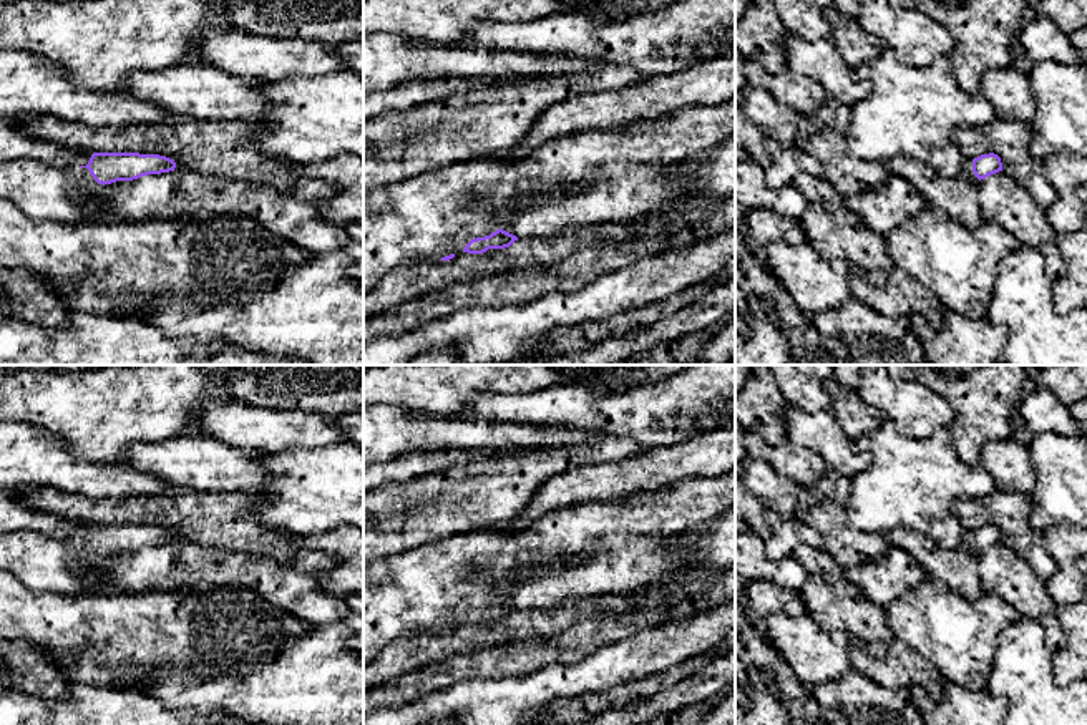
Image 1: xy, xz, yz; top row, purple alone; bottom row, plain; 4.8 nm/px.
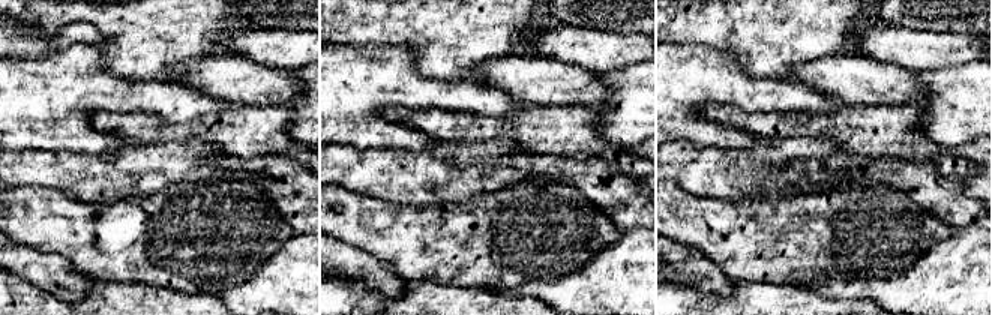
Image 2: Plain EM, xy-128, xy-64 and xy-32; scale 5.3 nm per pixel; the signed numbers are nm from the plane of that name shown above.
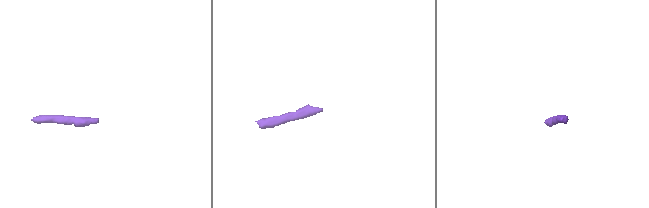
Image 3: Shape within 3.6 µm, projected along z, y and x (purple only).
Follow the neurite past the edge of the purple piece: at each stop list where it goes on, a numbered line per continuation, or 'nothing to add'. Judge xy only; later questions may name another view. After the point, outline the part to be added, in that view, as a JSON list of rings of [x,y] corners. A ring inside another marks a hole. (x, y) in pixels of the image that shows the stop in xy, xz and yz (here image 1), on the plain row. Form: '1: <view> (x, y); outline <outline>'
1: xy (42, 563); outline [[[28,531],[0,534],[0,572],[12,574],[35,592],[116,592],[116,586],[106,577],[103,561],[86,539],[60,539]]]

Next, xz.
1: xz (621, 546); outline [[[735,470],[717,478],[690,478],[679,484],[654,491],[637,493],[624,501],[617,503],[591,503],[574,509],[553,511],[539,518],[531,528],[524,531],[503,531],[503,529],[475,529],[448,538],[435,539],[431,544],[413,546],[408,551],[393,552],[385,557],[363,562],[363,665],[370,664],[393,639],[402,637],[407,632],[440,632],[445,627],[463,624],[465,617],[476,609],[490,607],[491,604],[503,601],[518,611],[553,611],[563,604],[576,604],[582,599],[594,599],[606,594],[619,594],[626,591],[636,591],[662,581],[667,574],[680,569],[687,564],[689,554],[684,551],[672,551],[670,544],[679,538],[692,538],[705,533],[712,521],[722,516],[735,504]]]

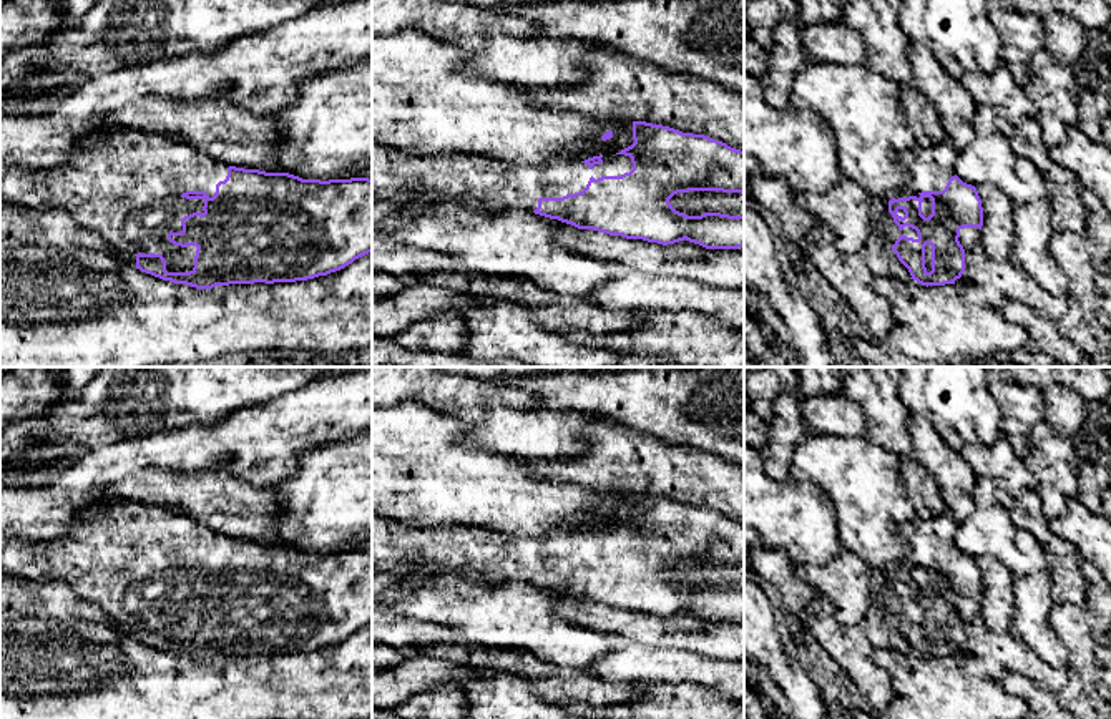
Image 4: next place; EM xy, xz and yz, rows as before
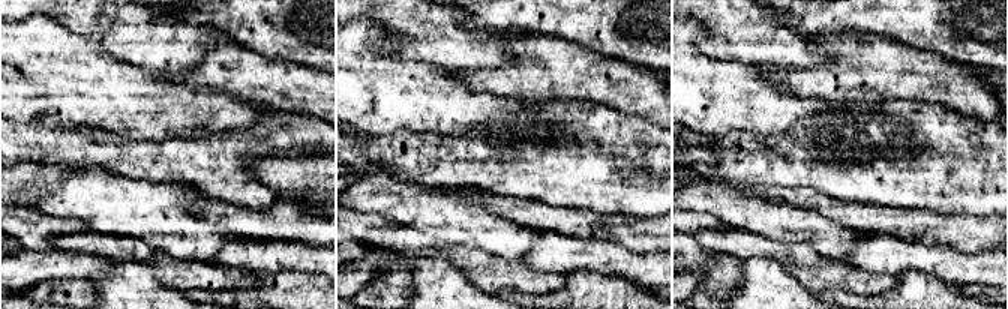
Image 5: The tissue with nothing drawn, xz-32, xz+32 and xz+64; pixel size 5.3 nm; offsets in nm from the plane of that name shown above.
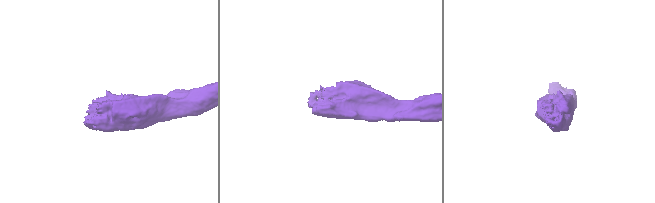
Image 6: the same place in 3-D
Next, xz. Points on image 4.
1: xz (477, 553); outline [[[372,513],[372,565],[379,568],[399,565],[435,568],[443,575],[455,575],[470,581],[535,583],[540,570],[563,570],[581,565],[591,548],[595,551],[621,548],[633,541],[631,530],[624,526],[603,528],[601,531],[593,540],[581,533],[555,533],[551,536],[528,538],[477,525],[420,528]]]

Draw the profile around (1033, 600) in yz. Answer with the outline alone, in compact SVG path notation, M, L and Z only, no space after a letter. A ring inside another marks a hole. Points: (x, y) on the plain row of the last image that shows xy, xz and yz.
M1040 575L1015 578L1015 616L1011 631L1046 664L1056 669L1069 668L1069 653L1050 624L1053 606L1051 576Z

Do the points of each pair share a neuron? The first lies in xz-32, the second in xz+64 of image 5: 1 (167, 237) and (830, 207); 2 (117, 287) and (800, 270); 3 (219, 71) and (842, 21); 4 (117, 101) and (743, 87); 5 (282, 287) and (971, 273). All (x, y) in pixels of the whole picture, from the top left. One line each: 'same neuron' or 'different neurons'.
1: different neurons
2: different neurons
3: different neurons
4: same neuron
5: different neurons

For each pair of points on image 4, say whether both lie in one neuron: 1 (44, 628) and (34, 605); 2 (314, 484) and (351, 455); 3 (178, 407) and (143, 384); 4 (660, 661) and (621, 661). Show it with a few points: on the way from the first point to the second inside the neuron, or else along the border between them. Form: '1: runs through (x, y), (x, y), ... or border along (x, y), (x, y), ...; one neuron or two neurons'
1: border along (34, 618), (67, 621); two neurons
2: runs through (323, 484), (342, 464); one neuron
3: runs through (170, 399), (151, 384); one neuron
4: runs through (650, 661), (631, 661); one neuron

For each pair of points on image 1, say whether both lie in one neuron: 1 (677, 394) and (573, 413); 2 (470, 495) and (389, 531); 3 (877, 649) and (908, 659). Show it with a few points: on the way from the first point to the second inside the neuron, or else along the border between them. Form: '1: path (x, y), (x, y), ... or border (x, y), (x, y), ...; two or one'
1: path (651, 403), (644, 407), (599, 407); one
2: path (450, 501), (409, 513); one
3: border (865, 649), (882, 659); two

